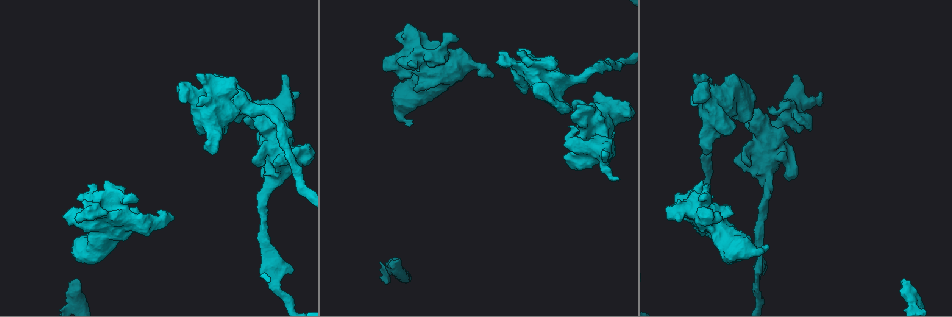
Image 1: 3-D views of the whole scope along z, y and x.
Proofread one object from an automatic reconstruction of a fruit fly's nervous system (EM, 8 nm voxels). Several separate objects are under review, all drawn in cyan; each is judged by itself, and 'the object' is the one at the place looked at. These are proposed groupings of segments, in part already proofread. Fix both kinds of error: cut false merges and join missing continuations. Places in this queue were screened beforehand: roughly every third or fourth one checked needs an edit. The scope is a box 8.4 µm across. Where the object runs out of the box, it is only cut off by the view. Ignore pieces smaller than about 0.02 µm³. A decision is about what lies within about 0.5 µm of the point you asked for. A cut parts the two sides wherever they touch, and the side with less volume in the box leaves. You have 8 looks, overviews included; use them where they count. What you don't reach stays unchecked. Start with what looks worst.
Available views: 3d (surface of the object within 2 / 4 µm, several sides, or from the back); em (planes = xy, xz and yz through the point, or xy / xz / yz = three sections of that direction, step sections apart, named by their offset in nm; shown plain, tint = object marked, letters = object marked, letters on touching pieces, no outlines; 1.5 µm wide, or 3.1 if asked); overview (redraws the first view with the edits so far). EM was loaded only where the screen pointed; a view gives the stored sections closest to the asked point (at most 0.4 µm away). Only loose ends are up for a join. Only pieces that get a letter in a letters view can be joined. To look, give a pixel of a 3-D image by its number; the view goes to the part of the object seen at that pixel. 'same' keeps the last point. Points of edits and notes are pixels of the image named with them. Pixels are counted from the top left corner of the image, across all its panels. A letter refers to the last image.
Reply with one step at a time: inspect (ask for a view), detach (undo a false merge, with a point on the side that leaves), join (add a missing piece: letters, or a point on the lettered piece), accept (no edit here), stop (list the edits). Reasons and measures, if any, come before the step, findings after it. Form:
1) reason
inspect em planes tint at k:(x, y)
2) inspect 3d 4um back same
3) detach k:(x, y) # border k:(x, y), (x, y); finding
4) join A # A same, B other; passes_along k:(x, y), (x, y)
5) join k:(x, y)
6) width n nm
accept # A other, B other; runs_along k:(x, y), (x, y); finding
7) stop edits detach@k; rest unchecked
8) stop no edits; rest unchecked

inspect em planes plain at 1:(200, 73)

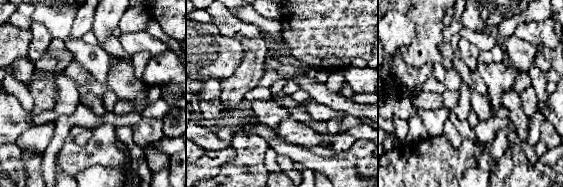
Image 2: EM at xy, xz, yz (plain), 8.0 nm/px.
inspect em planes letters same

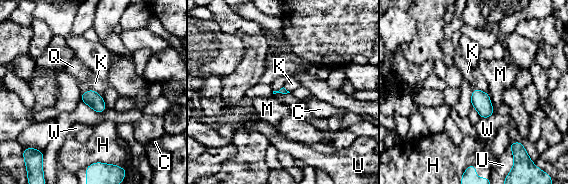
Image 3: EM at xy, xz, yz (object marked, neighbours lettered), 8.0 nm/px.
accept # C other, H other, K other, M other, Q other, U other, W other; no lettered piece goes on from it

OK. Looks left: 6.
thick end
inspect 3d 2um at 1:(765, 244)

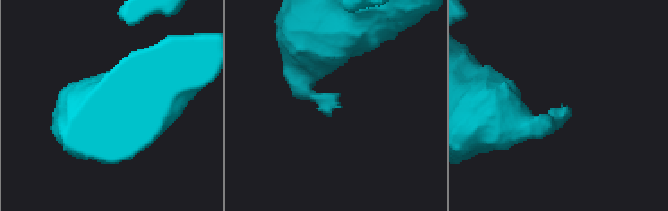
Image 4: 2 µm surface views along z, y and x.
now the EM
inspect em planes letters at 4:(337, 106)

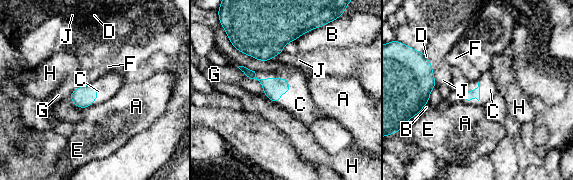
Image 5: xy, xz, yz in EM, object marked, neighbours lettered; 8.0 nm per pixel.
join C # A other, B other, C same, D other, E other, F other, G other, H other, J other; passes_along 5:(273, 87), (279, 100), (300, 104); it goes on there

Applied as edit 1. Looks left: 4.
free end
inspect 3d 2um at 1:(137, 198)

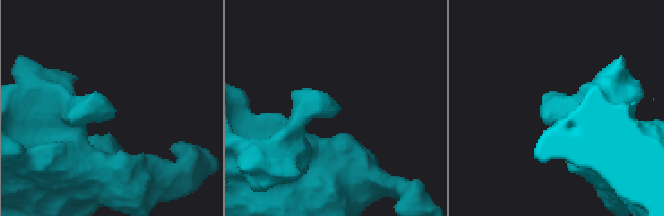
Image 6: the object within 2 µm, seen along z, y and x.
inspect em planes tint at 6:(113, 115)

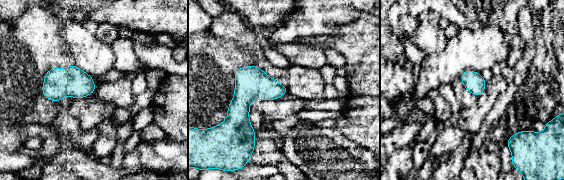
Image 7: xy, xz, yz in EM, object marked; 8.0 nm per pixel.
see the neighbours
inspect em planes letters same

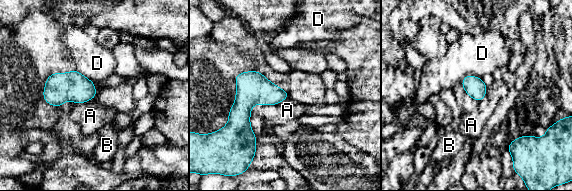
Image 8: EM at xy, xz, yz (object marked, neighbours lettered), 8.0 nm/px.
accept # A other, B other, D other; border 8:(288, 97), (275, 104), (265, 105); no lettered piece goes on from it

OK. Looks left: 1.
stop edits join@5; rest unchecked

